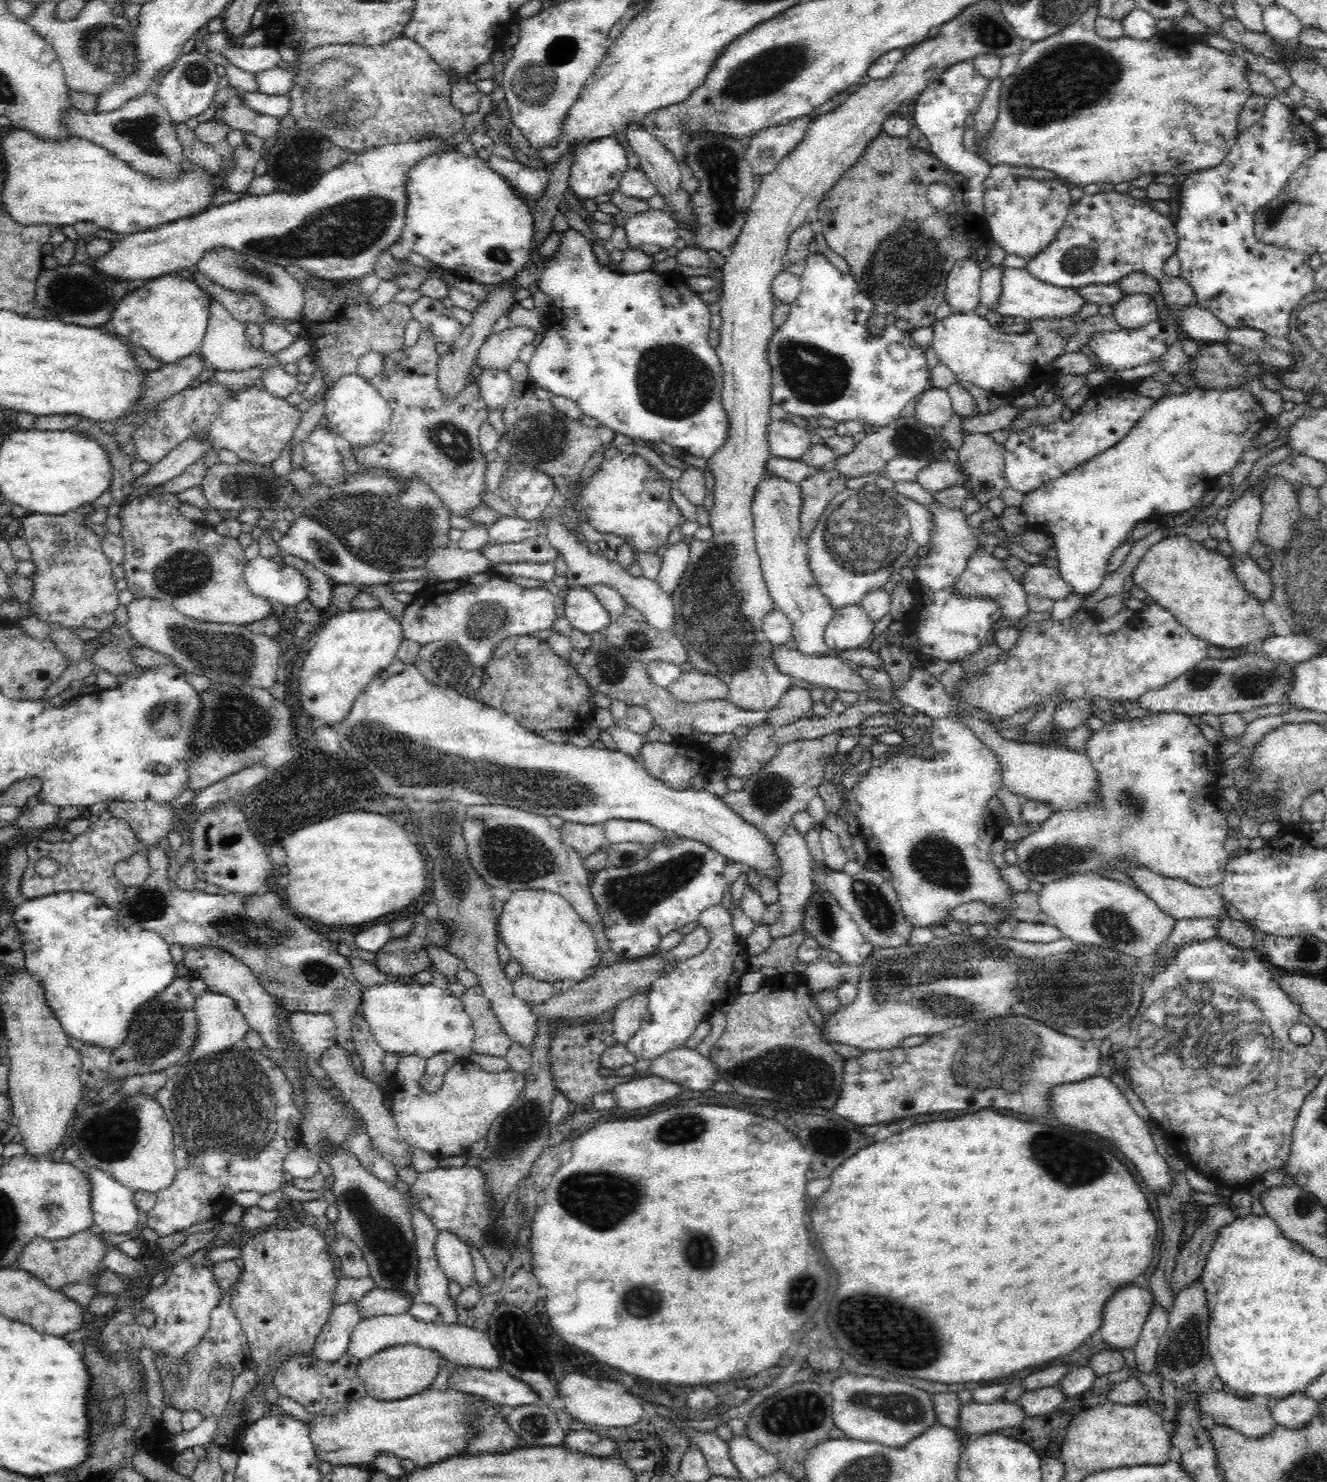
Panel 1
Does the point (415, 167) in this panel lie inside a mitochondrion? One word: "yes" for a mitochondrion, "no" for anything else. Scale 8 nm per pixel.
no

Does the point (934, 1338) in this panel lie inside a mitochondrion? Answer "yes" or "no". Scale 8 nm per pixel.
yes

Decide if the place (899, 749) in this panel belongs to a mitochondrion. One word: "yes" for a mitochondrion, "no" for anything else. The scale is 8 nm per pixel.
no

